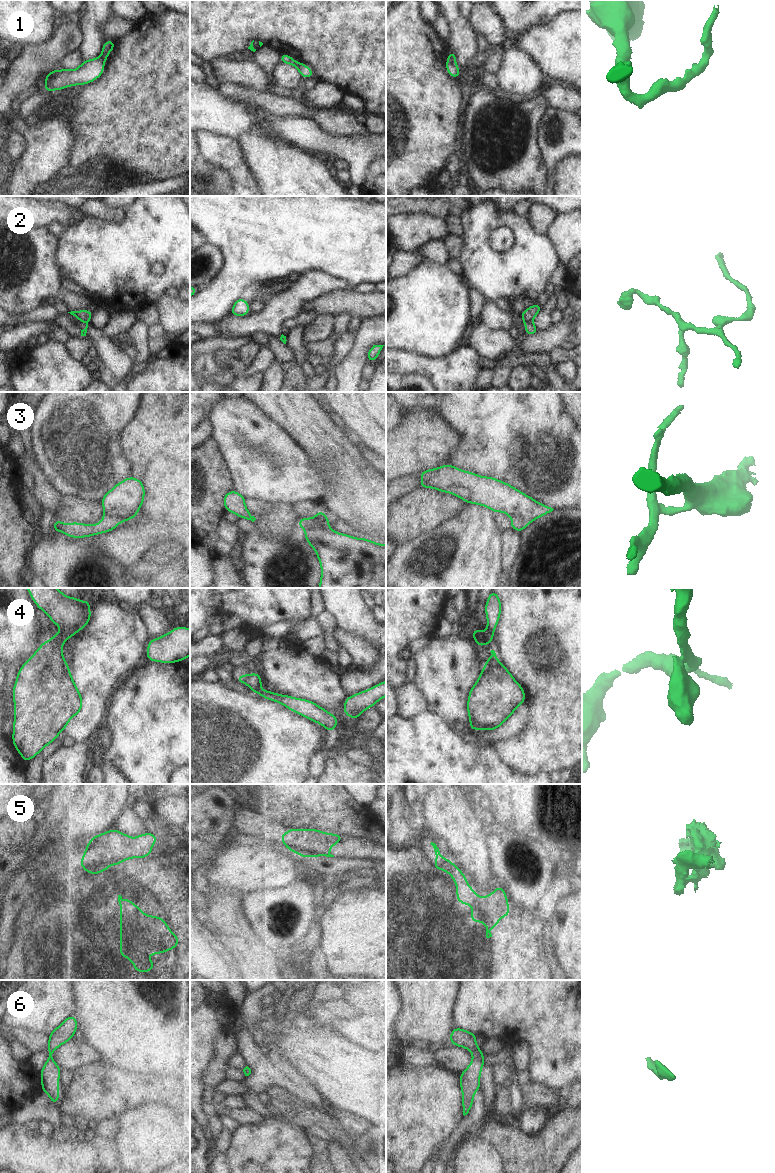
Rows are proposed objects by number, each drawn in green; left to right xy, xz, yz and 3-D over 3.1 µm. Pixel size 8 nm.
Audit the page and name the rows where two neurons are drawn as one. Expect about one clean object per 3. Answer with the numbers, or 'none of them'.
1, 2, 3, 4, 5

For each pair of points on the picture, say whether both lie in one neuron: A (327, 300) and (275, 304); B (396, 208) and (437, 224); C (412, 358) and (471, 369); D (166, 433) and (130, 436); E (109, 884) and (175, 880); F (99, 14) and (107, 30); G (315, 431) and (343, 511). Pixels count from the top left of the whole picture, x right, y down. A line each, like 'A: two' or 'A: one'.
A: two
B: two
C: one
D: one
E: one
F: two
G: one

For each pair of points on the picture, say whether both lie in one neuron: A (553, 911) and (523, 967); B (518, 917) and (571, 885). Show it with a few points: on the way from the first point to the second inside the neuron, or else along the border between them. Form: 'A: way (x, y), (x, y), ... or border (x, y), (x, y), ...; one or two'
A: border (540, 925), (543, 938); two
B: way (531, 916), (541, 912), (558, 895); one

